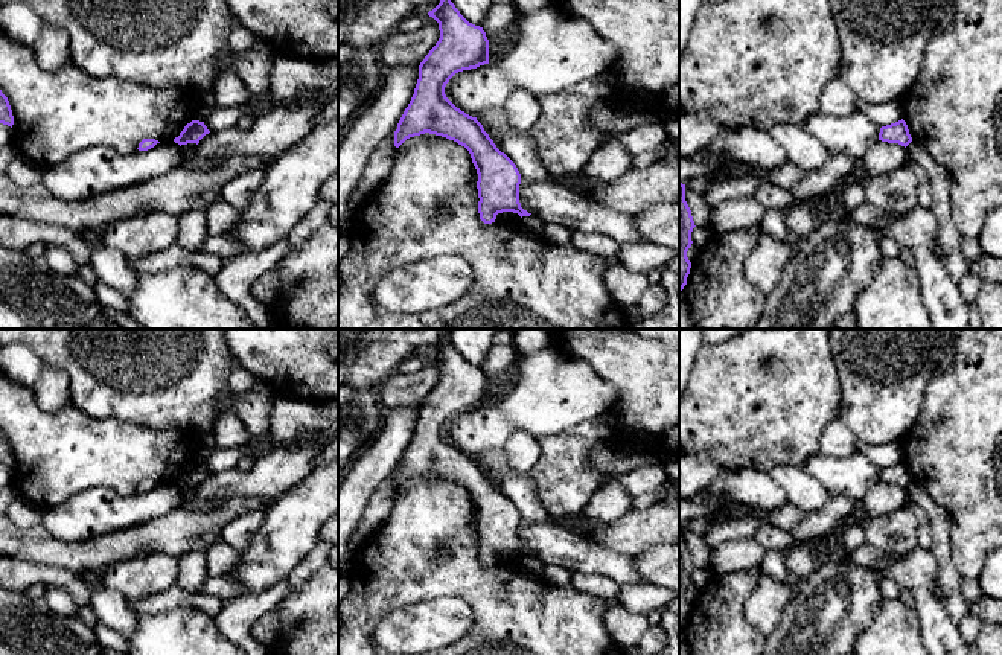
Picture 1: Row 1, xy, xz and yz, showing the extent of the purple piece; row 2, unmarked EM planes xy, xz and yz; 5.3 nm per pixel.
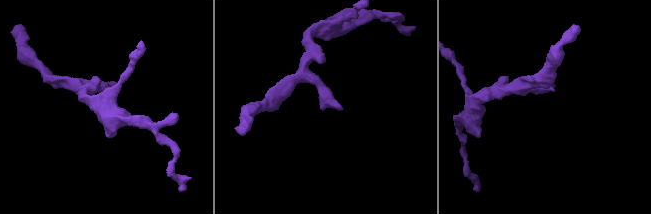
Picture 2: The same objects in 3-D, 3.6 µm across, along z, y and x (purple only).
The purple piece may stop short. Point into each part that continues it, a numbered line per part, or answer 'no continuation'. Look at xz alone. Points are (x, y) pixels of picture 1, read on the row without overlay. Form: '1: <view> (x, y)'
no continuation

